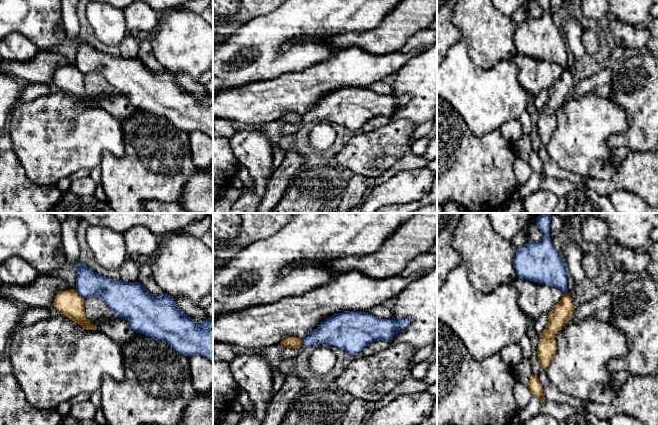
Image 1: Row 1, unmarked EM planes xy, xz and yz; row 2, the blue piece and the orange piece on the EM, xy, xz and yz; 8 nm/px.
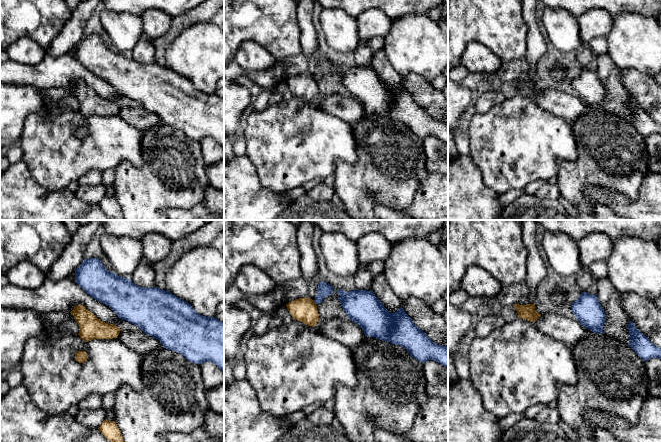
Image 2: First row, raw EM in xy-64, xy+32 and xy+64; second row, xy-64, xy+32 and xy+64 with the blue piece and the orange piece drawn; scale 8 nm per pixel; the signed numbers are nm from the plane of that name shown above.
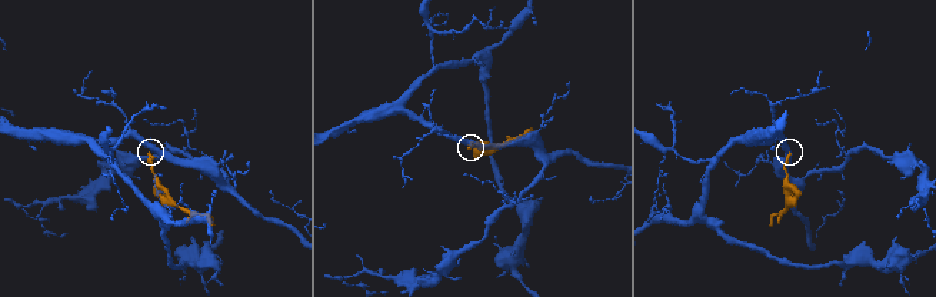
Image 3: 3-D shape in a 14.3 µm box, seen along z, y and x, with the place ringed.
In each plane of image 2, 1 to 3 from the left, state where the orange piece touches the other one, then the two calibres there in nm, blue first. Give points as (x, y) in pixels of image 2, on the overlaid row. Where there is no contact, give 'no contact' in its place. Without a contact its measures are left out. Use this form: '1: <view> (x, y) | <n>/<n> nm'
1: no contact
2: xy+32 (315, 302) | 110/190 nm
3: no contact

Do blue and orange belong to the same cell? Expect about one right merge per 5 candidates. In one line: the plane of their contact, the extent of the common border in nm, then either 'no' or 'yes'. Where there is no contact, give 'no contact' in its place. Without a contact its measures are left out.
contact in xy; length 120 nm; no

